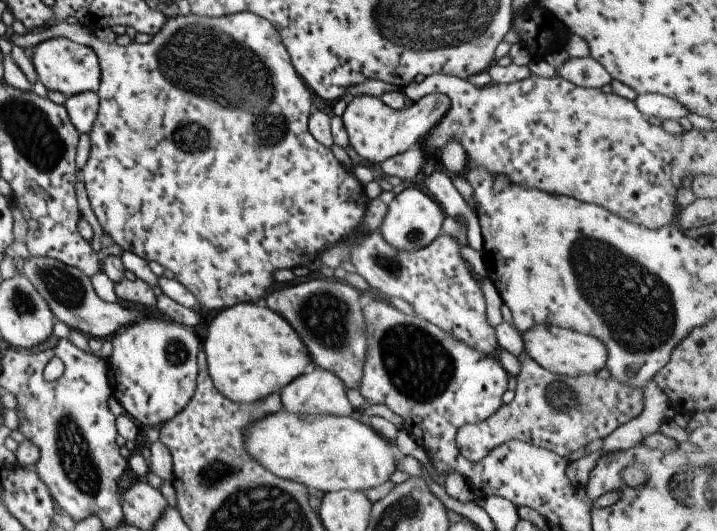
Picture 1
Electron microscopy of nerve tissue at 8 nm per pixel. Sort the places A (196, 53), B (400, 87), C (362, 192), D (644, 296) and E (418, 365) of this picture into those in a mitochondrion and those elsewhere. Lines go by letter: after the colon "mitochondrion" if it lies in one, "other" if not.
A: mitochondrion
B: other
C: other
D: mitochondrion
E: mitochondrion

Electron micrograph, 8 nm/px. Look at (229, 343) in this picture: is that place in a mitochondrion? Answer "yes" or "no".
no

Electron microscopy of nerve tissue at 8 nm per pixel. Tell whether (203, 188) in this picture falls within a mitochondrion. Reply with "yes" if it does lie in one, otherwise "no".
no

